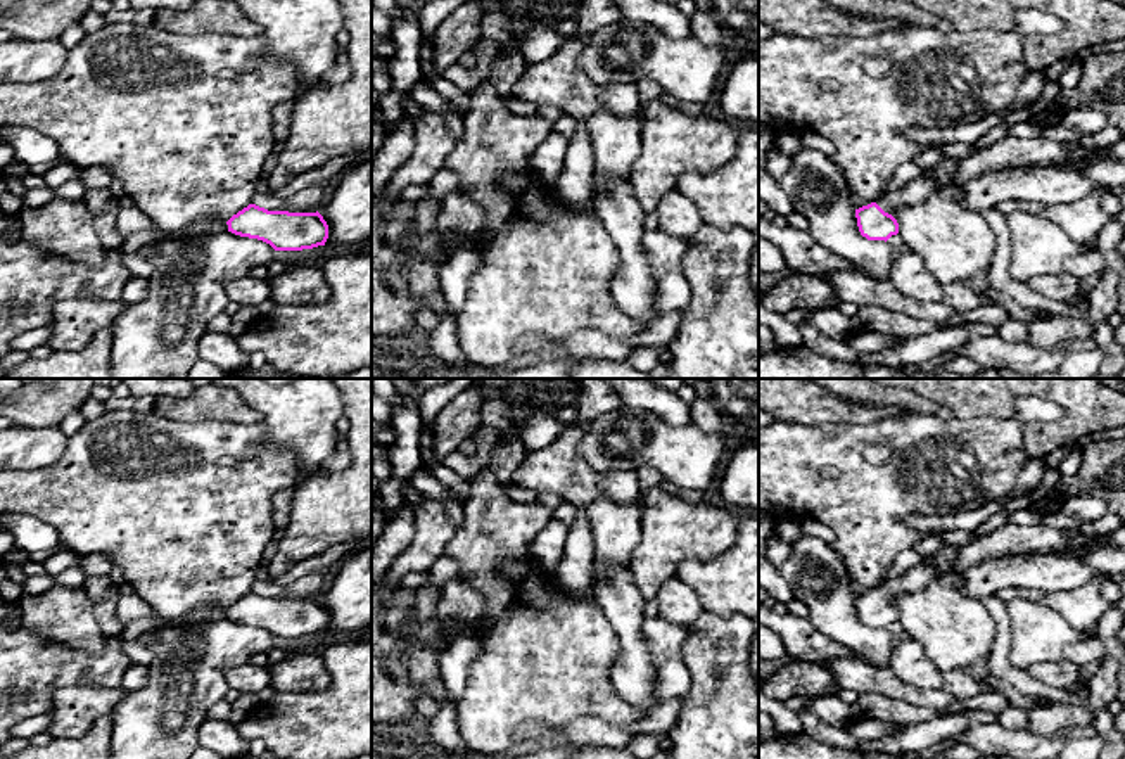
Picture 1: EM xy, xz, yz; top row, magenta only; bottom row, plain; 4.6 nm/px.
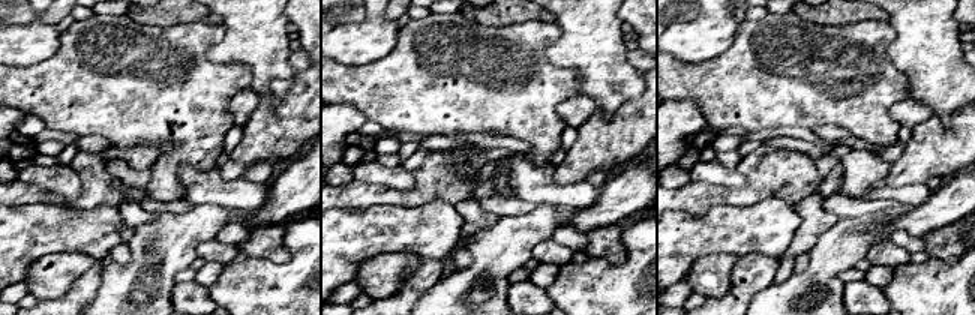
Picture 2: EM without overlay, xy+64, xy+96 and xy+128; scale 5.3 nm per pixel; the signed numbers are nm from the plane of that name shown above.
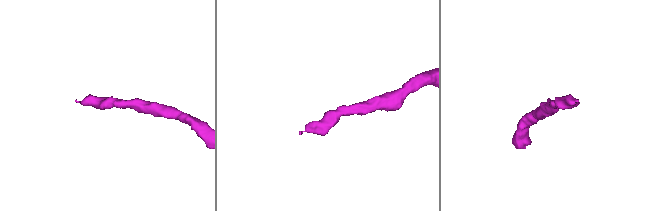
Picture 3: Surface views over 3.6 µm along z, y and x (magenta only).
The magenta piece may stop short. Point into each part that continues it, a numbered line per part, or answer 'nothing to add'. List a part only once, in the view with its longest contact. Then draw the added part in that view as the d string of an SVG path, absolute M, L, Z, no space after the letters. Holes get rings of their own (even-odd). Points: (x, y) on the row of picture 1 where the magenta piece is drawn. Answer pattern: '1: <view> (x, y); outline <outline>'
1: yz (918, 189); outline M923 173L906 183L902 188L893 192L885 192L876 204L888 214L892 214L900 206L912 206L925 201L930 194L938 188L935 178L925 176Z

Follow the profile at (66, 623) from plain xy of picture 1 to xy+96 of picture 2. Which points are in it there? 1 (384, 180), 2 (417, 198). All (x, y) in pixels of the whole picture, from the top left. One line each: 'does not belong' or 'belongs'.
1: belongs
2: does not belong

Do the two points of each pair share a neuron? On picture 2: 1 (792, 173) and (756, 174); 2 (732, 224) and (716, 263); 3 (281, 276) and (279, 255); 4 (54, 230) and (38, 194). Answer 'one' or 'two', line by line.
1: one
2: two
3: two
4: two

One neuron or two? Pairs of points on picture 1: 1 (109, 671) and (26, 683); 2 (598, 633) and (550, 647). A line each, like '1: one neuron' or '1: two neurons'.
1: one neuron
2: one neuron

